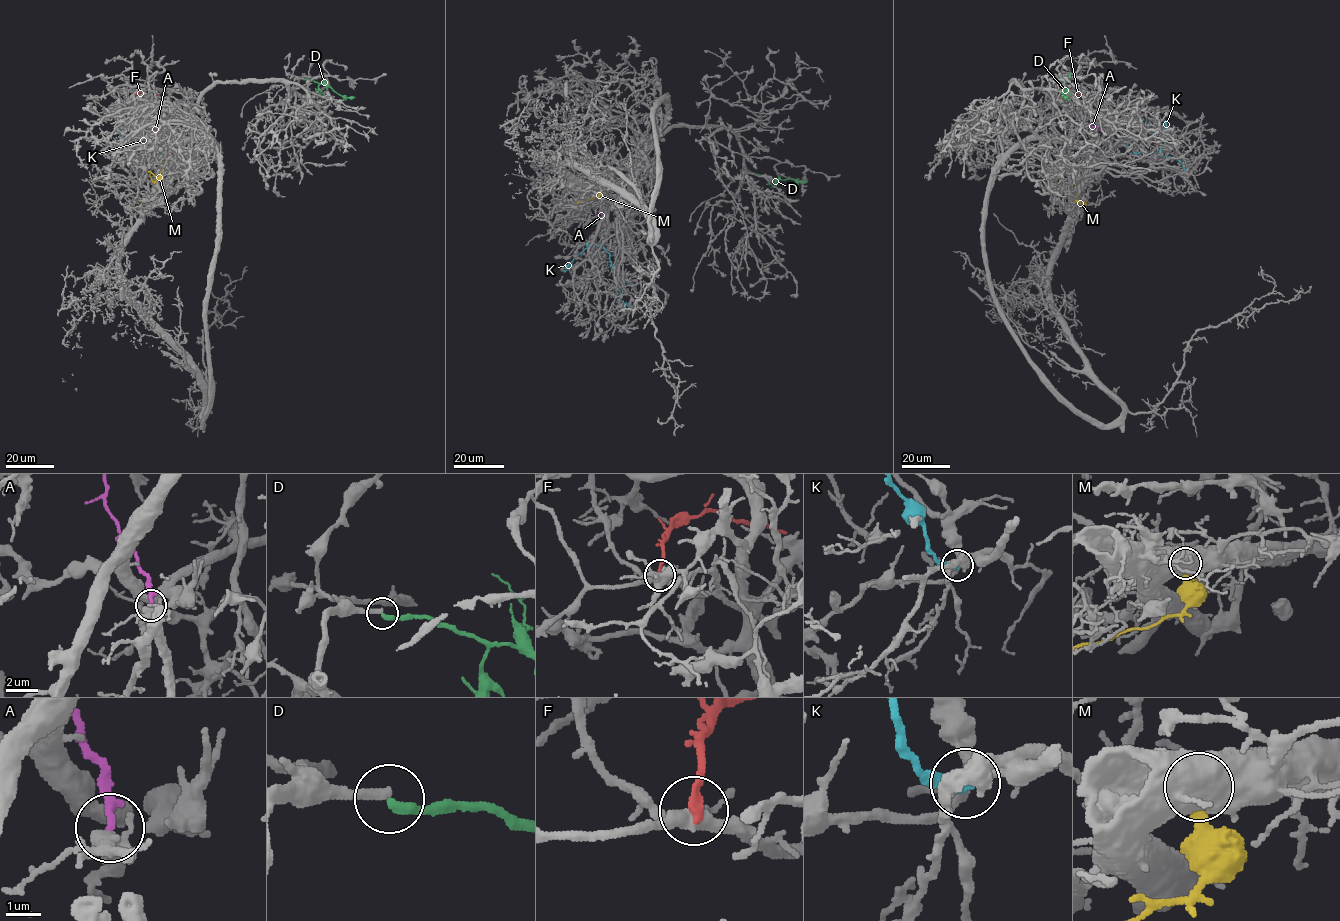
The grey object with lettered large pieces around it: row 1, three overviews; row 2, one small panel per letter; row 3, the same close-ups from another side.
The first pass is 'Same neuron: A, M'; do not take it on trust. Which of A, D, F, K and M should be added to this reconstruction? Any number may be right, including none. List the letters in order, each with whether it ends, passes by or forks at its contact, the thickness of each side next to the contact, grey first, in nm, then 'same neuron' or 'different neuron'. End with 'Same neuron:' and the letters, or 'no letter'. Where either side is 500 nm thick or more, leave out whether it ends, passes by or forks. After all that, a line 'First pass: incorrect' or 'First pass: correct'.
A: it ends there; 400 nm thick on the grey side, 240 nm on the other; same neuron
D: it ends there; 280 nm thick on the grey side, 320 nm on the other; same neuron
F: it ends there; 400 nm thick on the grey side, 320 nm on the other; different neuron
K: it ends there; 400 nm thick on the grey side, 280 nm on the other; different neuron
M: 750 nm thick on the grey side, 320 nm on the other; different neuron
Same neuron: A, D
First pass: incorrect

